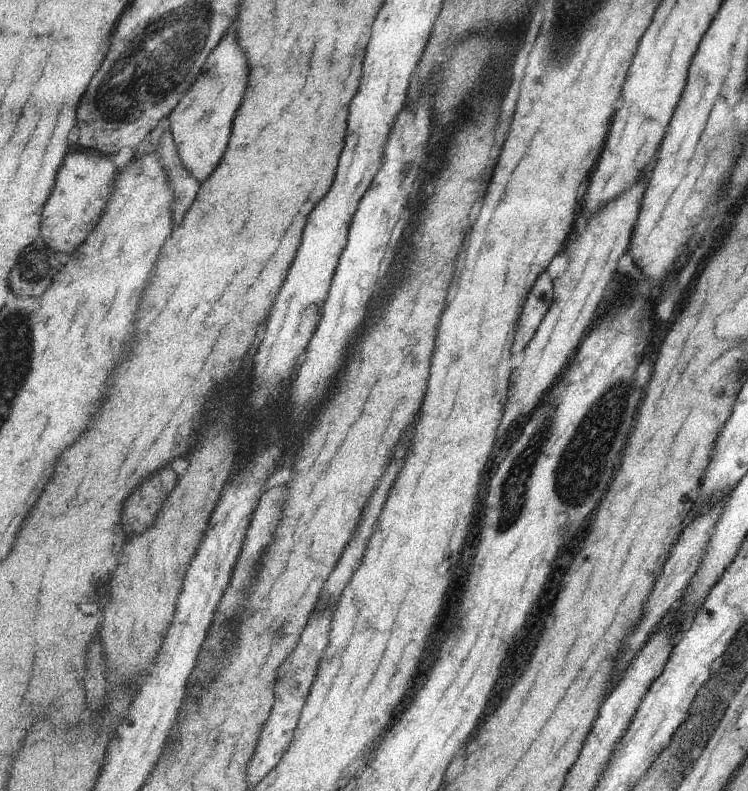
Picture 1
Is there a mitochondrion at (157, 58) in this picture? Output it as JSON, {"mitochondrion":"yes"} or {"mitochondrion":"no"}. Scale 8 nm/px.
{"mitochondrion":"yes"}

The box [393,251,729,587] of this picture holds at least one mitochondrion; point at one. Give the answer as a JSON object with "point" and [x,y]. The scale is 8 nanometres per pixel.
{"point":[581,468]}

